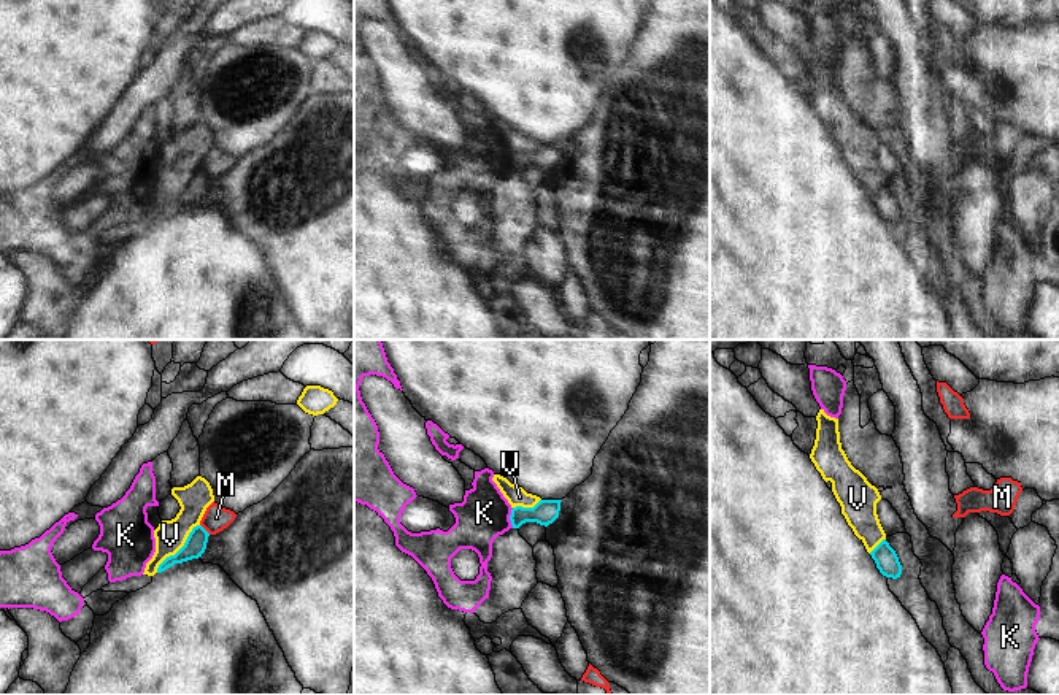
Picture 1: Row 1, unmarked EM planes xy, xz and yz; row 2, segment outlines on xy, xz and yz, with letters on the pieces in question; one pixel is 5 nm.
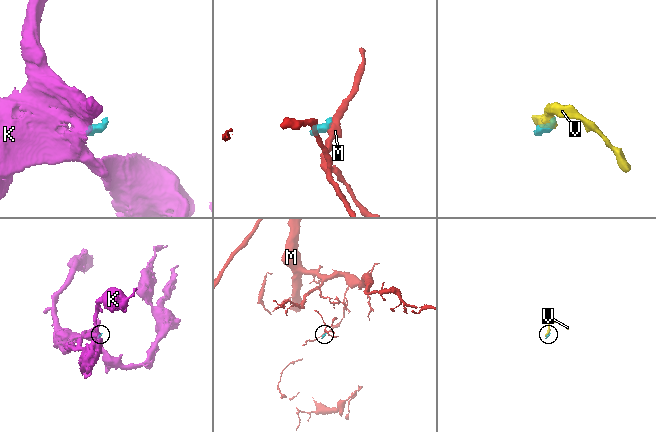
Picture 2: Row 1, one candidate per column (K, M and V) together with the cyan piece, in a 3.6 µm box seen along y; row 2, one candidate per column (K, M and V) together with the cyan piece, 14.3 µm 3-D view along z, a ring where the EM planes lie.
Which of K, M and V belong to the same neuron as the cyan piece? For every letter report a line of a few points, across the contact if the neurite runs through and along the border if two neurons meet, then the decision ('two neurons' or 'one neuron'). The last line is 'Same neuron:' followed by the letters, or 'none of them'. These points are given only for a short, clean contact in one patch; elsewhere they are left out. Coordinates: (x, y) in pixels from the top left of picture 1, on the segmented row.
K: xz (513, 508), (510, 516), (512, 527) | two neurons
M: xy (200, 524), (210, 533) | two neurons
V: xy (199, 524), (156, 572) | two neurons
Same neuron: none of them

